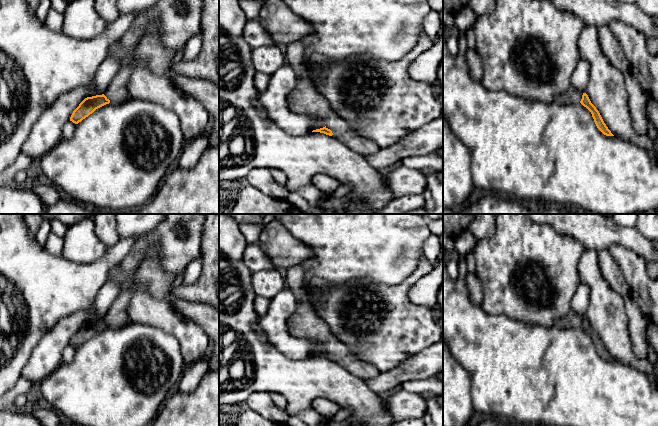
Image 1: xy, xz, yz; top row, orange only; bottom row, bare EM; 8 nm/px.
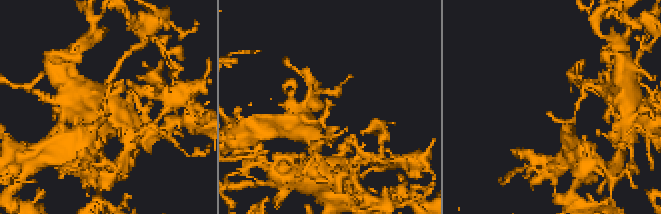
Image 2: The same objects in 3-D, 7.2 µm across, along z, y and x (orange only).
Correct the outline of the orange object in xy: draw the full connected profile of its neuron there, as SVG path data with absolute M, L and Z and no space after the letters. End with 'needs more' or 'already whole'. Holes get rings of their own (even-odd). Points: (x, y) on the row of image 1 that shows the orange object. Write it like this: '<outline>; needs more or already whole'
M121 68L102 95L87 97L79 104L79 106L73 111L70 121L78 124L92 114L96 109L106 104L124 103L128 98L130 98L127 90L130 73L130 68Z; needs more

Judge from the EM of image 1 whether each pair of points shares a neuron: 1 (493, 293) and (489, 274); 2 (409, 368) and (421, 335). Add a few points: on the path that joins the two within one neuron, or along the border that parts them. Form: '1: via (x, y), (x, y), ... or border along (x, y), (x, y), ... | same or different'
1: via (493, 288), (493, 279) | same
2: border along (432, 344), (410, 355), (394, 367) | different

